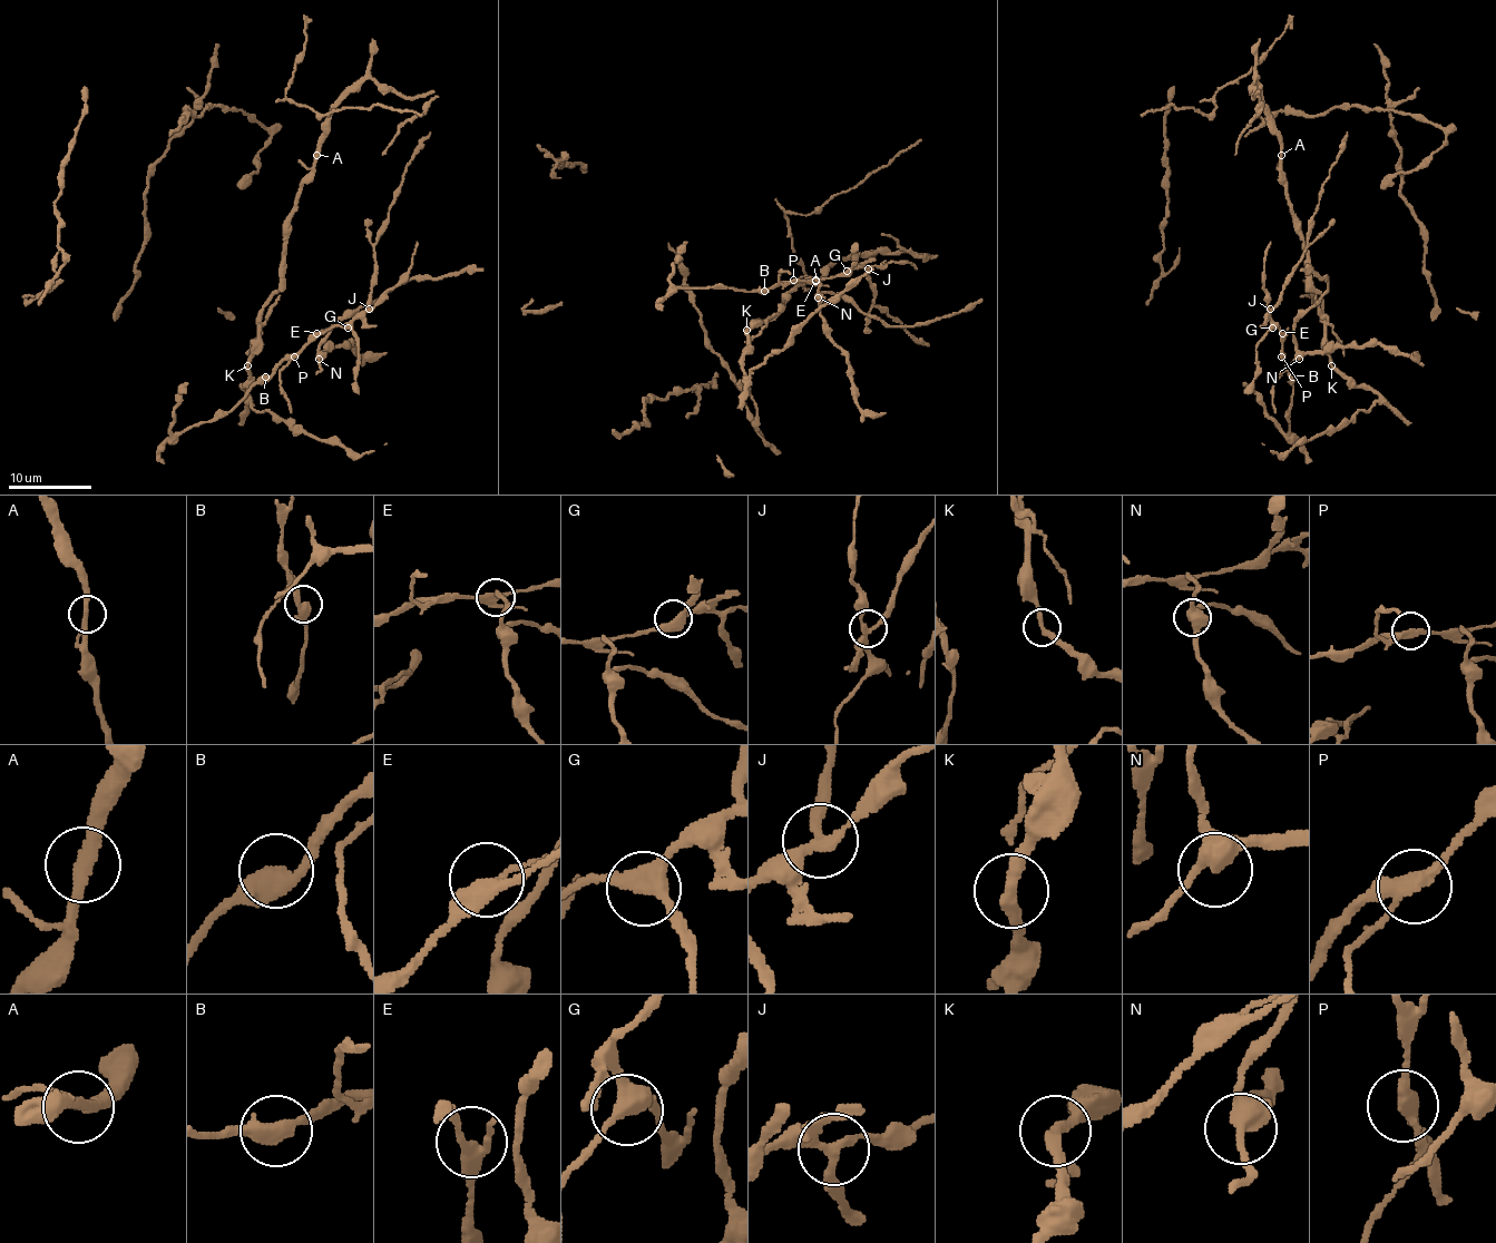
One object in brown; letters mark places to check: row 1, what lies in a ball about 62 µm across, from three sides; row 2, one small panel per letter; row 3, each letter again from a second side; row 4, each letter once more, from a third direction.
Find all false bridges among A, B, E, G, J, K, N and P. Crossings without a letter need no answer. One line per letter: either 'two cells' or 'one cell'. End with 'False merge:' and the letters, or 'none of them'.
A: one cell
B: one cell
E: one cell
G: one cell
J: two cells
K: one cell
N: one cell
P: two cells
False merge: J, P

